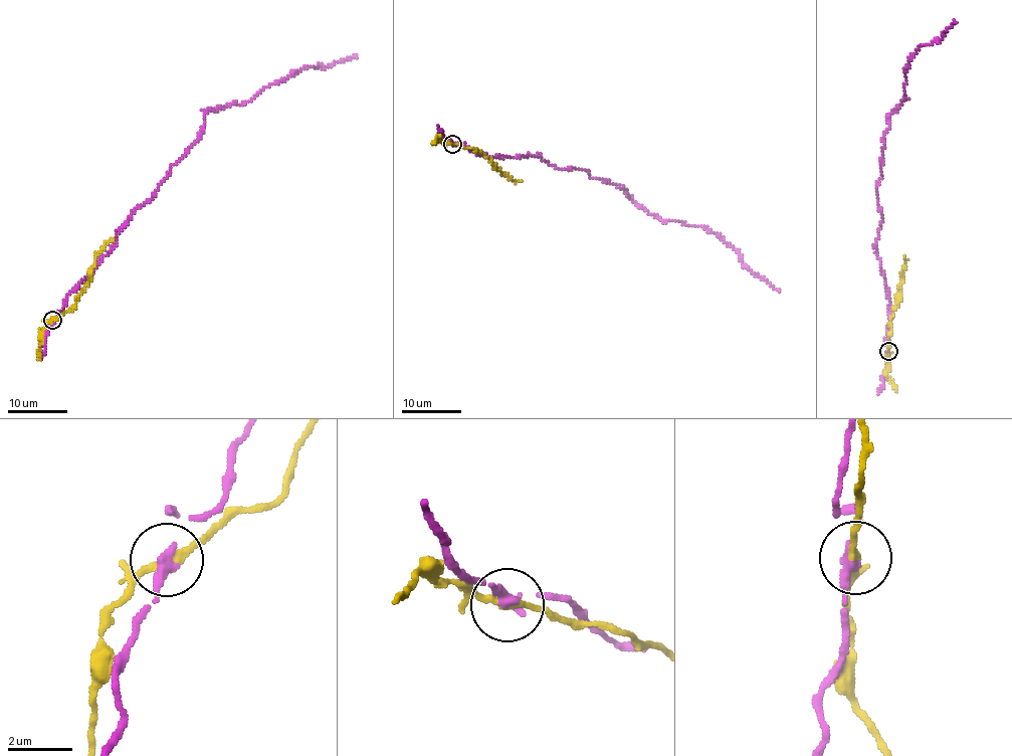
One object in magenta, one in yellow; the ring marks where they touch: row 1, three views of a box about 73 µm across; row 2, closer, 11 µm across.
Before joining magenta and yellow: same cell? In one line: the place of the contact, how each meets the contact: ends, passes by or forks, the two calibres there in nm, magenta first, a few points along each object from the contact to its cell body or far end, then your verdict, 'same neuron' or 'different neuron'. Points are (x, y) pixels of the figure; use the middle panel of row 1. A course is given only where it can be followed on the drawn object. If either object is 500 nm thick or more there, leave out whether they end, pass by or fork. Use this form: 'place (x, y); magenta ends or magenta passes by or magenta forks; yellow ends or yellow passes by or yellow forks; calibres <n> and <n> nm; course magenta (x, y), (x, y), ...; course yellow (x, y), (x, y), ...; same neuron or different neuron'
place (452, 144); magenta forks; yellow passes by; calibres 240 and 220 nm; course magenta (452, 143), (493, 158), (539, 156), (560, 169), (576, 167), (623, 188), (650, 213), (716, 233), (778, 291); course yellow (452, 145), (482, 153), (502, 175), (523, 182); different neuron

